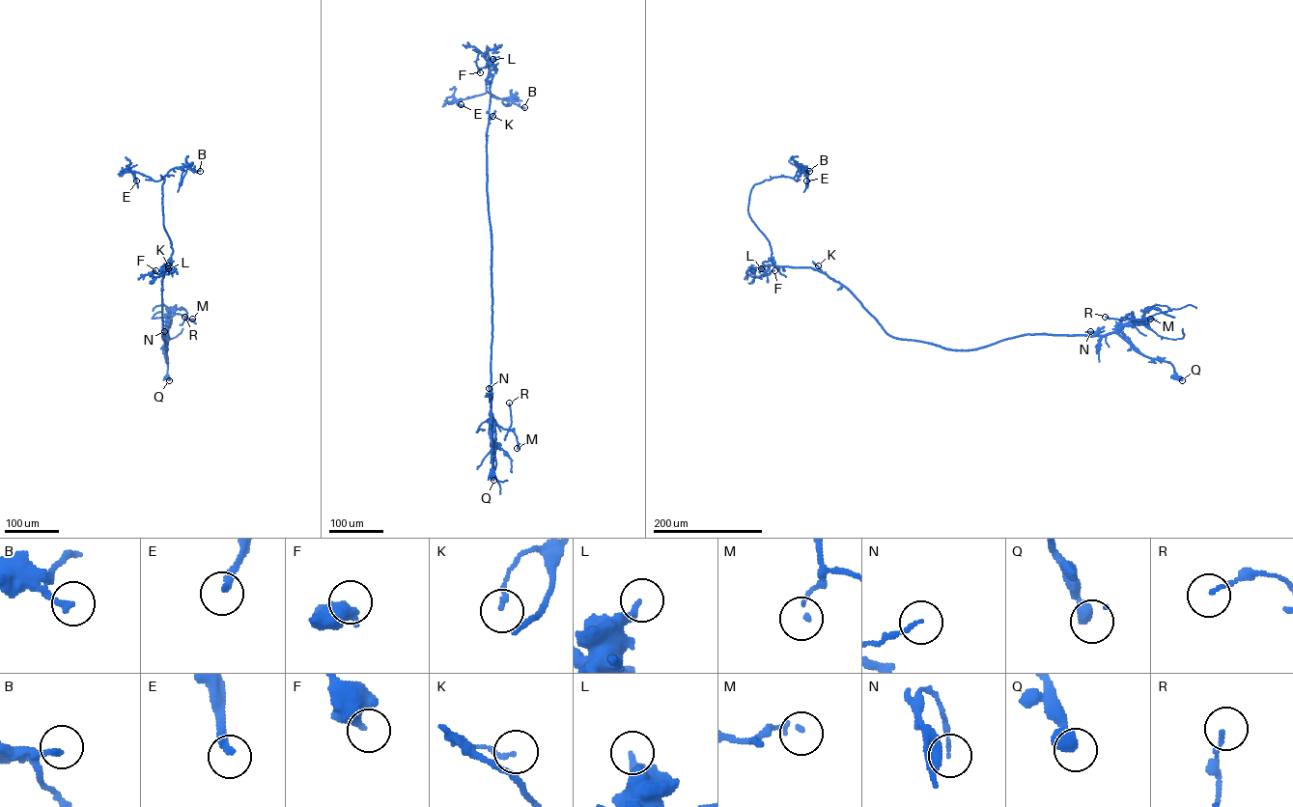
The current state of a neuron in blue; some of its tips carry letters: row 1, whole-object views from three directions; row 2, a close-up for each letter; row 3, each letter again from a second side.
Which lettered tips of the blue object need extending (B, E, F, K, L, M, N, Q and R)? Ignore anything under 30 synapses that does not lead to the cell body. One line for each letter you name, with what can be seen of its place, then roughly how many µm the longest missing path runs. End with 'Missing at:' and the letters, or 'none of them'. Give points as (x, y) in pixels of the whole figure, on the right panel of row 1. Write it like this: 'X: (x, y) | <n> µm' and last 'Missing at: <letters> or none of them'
E: (806, 180) | 50 µm
Missing at: E

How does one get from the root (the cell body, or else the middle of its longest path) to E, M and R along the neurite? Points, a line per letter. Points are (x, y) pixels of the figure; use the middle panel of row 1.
E: (491, 472), (491, 238), (486, 133), (490, 71), (497, 69), (487, 45), (487, 92), (452, 100), (461, 104)
M: (491, 472), (491, 414), (499, 426), (513, 431), (517, 448)
R: (491, 472), (491, 415), (498, 425), (509, 430), (509, 403)

